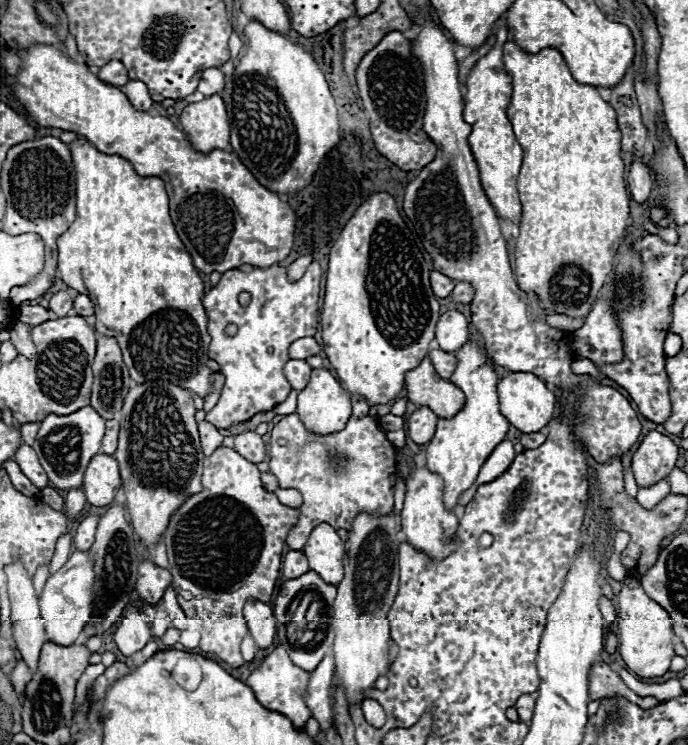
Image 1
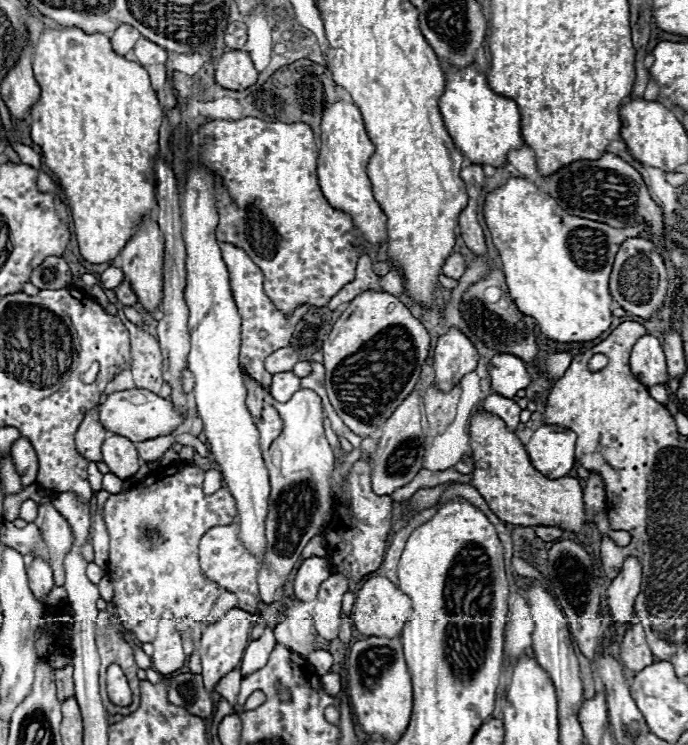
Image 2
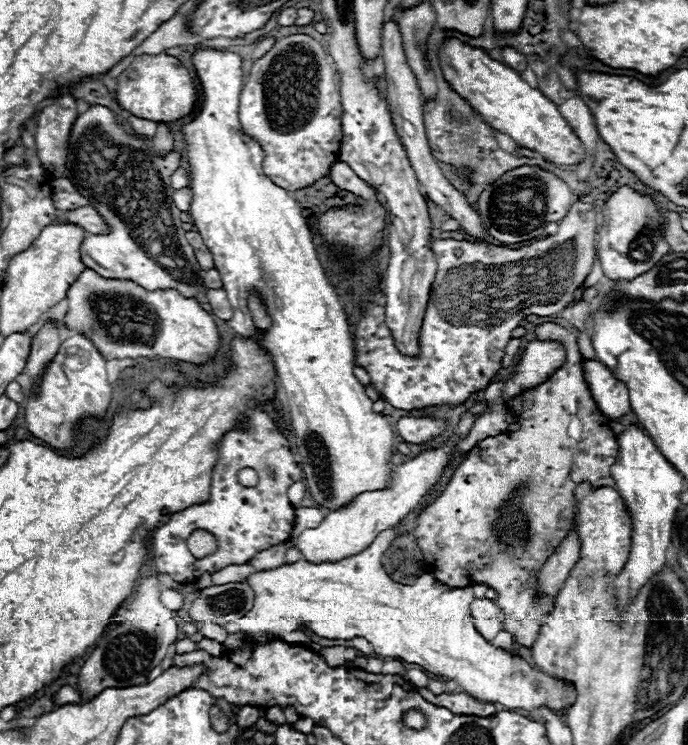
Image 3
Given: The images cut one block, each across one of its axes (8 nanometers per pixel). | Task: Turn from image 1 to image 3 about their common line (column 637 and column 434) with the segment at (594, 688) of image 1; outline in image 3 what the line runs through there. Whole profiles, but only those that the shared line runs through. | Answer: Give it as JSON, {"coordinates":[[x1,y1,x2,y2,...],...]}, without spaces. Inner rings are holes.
{"coordinates":[[418,688,418,692,430,700,432,704,450,708,450,712,454,714,474,714,474,716,492,716,494,712,500,710,500,706,496,704,488,704,482,700,476,700,472,696,468,696,466,692,442,692,442,694,434,694,428,688]]}

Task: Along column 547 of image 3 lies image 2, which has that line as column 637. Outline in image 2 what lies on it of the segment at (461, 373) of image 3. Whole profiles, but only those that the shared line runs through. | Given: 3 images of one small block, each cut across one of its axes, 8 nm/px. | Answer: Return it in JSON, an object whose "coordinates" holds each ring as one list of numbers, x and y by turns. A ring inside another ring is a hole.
{"coordinates":[[628,238,614,260,614,268,610,274,608,290,614,302,618,302,626,312,632,312,640,318,650,318,666,298,668,288,668,270,664,266,664,258,648,238]]}

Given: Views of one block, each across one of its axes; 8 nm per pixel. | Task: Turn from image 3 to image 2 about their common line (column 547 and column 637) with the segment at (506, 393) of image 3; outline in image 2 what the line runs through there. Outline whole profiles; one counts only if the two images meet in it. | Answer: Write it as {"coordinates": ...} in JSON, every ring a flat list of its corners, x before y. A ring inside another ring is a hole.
{"coordinates":[[650,334,642,336,634,344,634,350,630,356,630,368,634,378,642,382,646,388,656,384,666,384,668,372,666,372,666,358,664,358,660,340]]}

